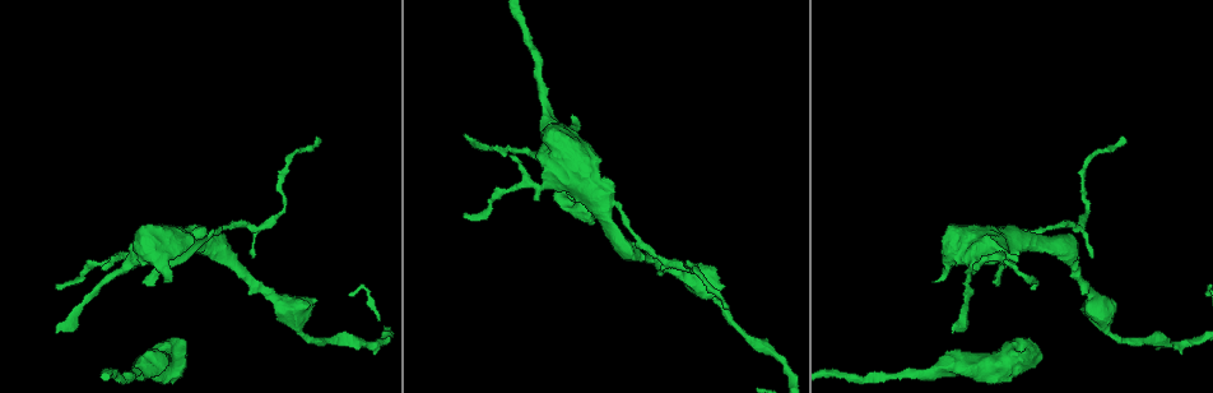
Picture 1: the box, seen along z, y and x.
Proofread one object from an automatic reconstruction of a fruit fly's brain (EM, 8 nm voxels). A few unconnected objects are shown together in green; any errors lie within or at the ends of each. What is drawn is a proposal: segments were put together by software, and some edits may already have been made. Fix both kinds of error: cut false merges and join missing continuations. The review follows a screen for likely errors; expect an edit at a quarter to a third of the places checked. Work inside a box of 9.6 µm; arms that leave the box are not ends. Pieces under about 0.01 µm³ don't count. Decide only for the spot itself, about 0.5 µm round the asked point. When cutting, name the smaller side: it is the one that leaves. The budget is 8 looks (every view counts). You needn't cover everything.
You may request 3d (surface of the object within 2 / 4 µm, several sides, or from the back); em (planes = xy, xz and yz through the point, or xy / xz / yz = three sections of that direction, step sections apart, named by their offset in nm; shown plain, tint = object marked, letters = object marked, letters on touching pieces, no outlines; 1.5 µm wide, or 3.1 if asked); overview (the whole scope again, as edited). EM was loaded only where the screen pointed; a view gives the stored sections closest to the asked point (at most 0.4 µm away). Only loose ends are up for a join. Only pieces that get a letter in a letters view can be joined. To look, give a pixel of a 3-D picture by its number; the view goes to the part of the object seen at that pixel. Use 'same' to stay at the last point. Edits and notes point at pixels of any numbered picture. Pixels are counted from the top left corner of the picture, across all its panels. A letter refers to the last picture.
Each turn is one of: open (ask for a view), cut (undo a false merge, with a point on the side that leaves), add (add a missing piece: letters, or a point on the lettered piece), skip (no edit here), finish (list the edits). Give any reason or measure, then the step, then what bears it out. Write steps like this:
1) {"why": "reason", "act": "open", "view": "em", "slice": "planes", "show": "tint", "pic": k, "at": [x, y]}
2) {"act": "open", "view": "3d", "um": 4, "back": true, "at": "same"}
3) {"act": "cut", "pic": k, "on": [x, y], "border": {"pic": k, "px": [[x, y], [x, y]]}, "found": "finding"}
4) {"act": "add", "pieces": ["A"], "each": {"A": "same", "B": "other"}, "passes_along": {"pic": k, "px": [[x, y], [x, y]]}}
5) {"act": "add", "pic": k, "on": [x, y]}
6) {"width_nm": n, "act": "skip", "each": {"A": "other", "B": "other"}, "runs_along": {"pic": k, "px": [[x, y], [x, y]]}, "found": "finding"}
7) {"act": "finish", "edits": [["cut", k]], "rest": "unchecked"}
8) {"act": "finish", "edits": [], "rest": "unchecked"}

{"why": "branch stops here", "act": "open", "view": "em", "slice": "yz", "step": 4, "show": "letters", "pic": 1, "at": [164, 279]}

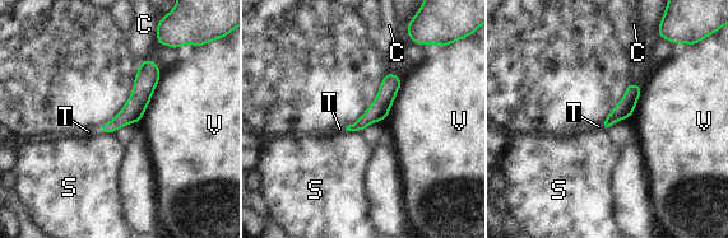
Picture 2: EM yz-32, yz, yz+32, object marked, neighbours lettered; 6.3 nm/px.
{"why": "cut it another way", "act": "open", "view": "em", "slice": "planes", "show": "letters", "at": "same"}

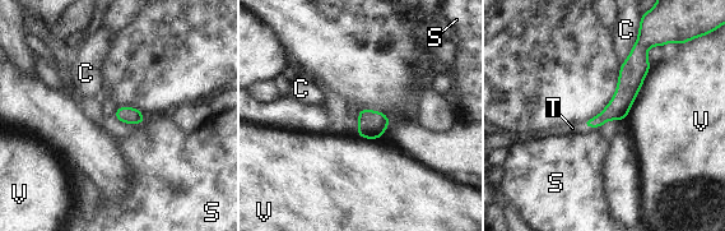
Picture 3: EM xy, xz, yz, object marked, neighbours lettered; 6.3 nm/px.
{"act": "add", "pieces": ["T"], "each": {"C": "other", "S": "other", "T": "same", "V": "other"}, "passes_along": {"pic": 3, "px": [[618, 107], [589, 126], [572, 128]]}, "found": "the neuron continues"}

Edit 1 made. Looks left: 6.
{"why": "free end", "act": "open", "view": "3d", "um": 2, "pic": 1, "at": [317, 301]}

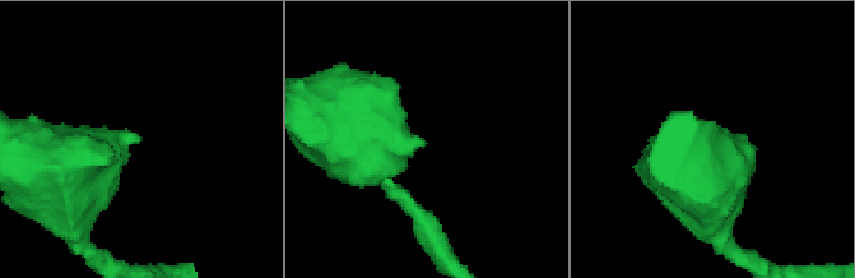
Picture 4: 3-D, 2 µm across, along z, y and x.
{"why": "now the EM", "act": "open", "view": "em", "slice": "planes", "show": "tint", "pic": 4, "at": [425, 146]}

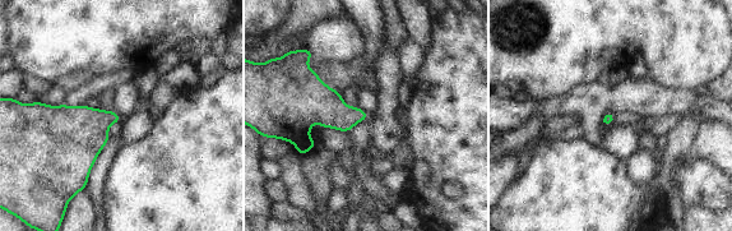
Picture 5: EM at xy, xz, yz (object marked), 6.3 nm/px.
{"why": "see the neighbours", "act": "open", "view": "em", "slice": "planes", "show": "letters", "at": "same"}

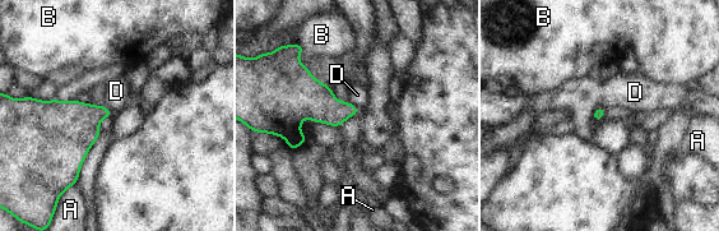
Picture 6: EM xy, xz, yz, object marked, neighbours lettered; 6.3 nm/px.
{"longest_contact_nm": ["D", 110], "act": "skip", "each": {"A": "other", "B": "other", "D": "other"}, "border": {"pic": 6, "px": [[349, 101], [360, 111], [357, 115]]}, "found": "no lettered piece goes on from it"}

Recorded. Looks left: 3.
{"act": "finish", "edits": [["add", 3]], "rest": "unchecked"}

